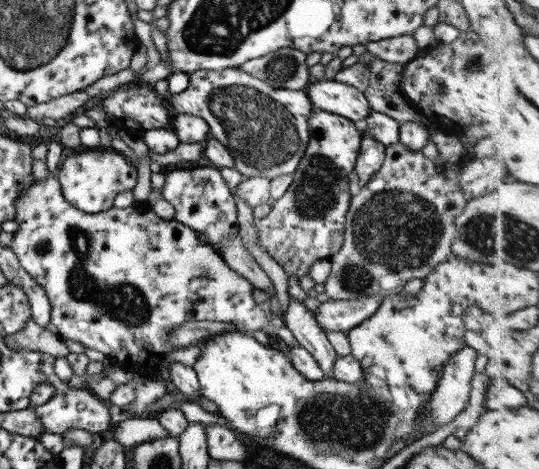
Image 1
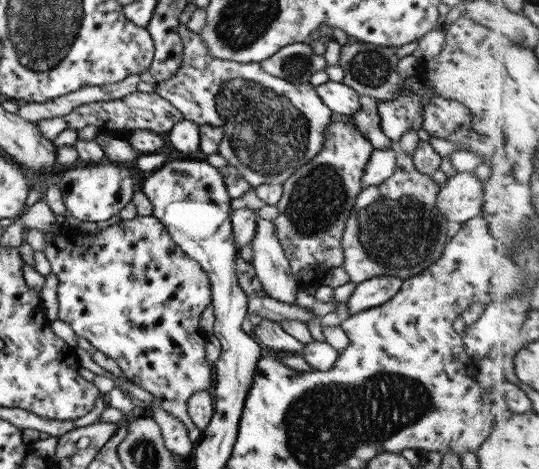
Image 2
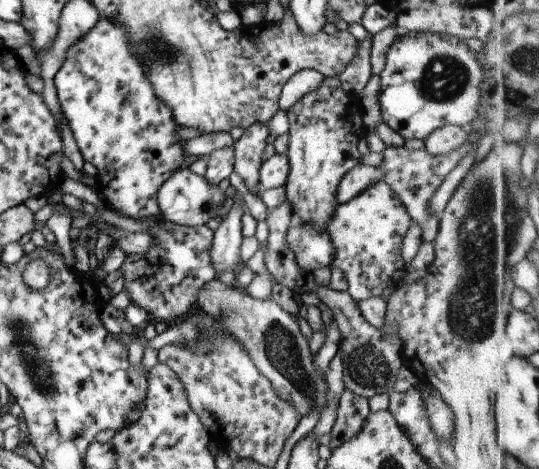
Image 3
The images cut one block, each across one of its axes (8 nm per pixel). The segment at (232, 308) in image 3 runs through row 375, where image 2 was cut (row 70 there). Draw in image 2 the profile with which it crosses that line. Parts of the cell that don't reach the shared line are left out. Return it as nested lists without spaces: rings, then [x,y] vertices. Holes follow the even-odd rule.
[[[295,43],[283,47],[259,64],[264,72],[288,80],[292,84],[309,82],[315,72],[327,66],[324,55],[315,54],[308,43]]]

